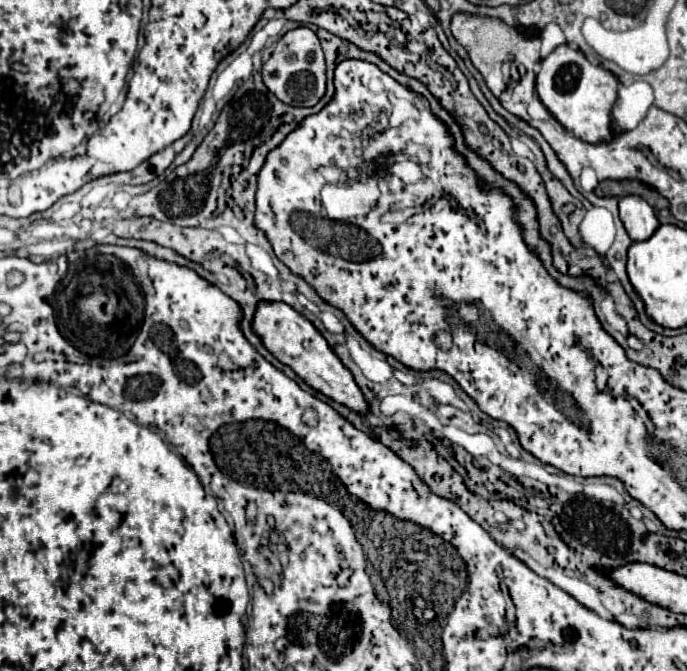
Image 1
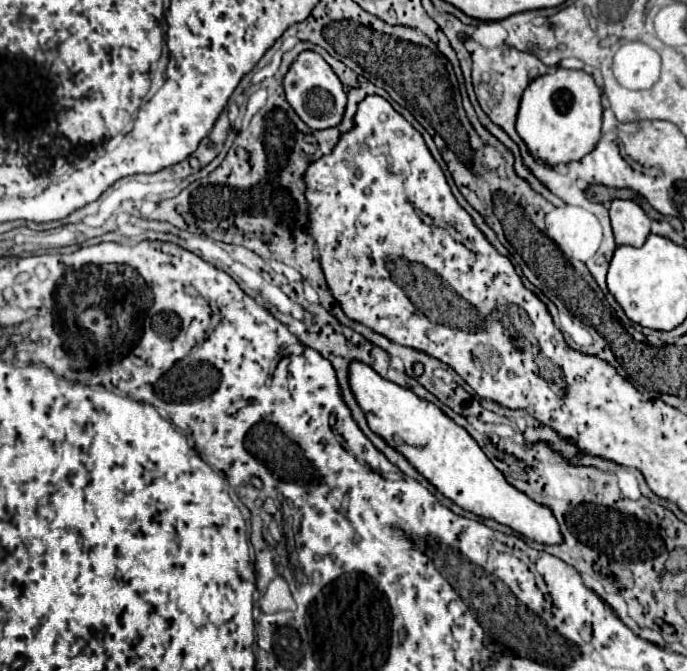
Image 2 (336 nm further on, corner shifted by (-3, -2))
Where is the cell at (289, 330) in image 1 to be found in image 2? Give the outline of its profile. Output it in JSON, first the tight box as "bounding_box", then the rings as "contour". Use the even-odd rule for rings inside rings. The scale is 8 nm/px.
{"bounding_box":[349,360,561,544],"contour":[[[353,360],[349,364],[349,386],[359,402],[369,428],[381,436],[391,448],[403,454],[409,464],[423,474],[445,498],[461,506],[463,510],[493,518],[541,544],[559,544],[561,532],[559,524],[549,512],[549,508],[529,500],[523,492],[517,492],[501,472],[491,464],[491,460],[481,452],[477,442],[467,434],[465,428],[457,426],[449,416],[445,416],[435,404],[421,400],[407,388],[381,378],[371,366]]]}

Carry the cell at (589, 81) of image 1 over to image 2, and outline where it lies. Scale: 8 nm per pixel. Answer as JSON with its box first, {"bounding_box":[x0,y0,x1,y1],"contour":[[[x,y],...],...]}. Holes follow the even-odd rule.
{"bounding_box":[517,66,601,164],"contour":[[[559,66],[555,72],[533,80],[521,98],[517,132],[529,152],[549,164],[567,164],[589,154],[601,138],[601,88],[585,70]]]}

